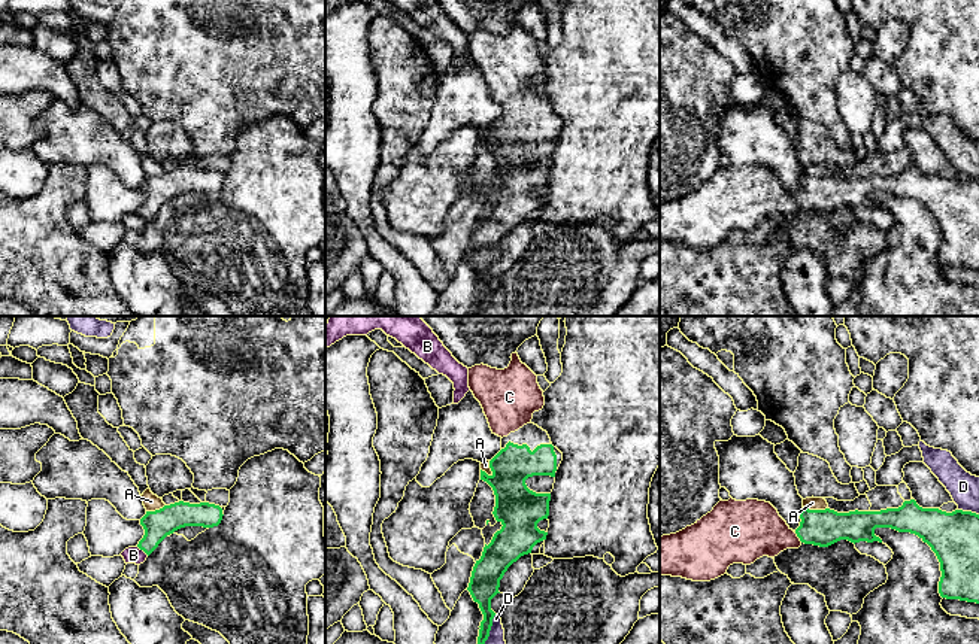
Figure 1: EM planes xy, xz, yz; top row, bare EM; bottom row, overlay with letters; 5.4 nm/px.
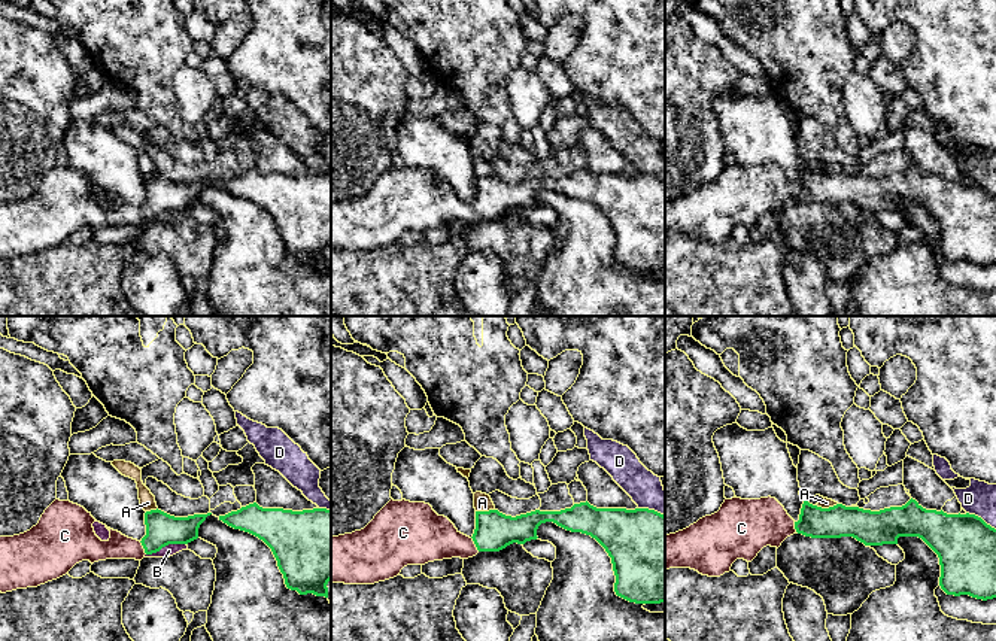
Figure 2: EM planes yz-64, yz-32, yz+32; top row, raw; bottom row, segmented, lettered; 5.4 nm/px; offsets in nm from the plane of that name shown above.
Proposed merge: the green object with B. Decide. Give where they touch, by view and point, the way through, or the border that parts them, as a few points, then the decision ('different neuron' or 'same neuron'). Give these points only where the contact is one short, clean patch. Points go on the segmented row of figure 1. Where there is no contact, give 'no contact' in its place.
xy (142, 549) | different neuron

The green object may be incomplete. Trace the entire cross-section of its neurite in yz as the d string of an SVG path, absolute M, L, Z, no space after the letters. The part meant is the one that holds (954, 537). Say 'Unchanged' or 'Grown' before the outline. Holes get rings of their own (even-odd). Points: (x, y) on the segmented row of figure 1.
Grown. M915 499L898 508L881 511L849 511L801 508L800 526L792 531L778 510L766 501L719 501L710 513L685 529L660 537L660 575L682 577L692 581L710 581L724 574L733 564L751 565L763 556L775 558L786 549L798 549L803 543L828 547L840 540L851 543L879 541L876 528L891 528L918 535L936 553L942 577L939 593L946 599L979 604L979 514L955 510L922 508Z

